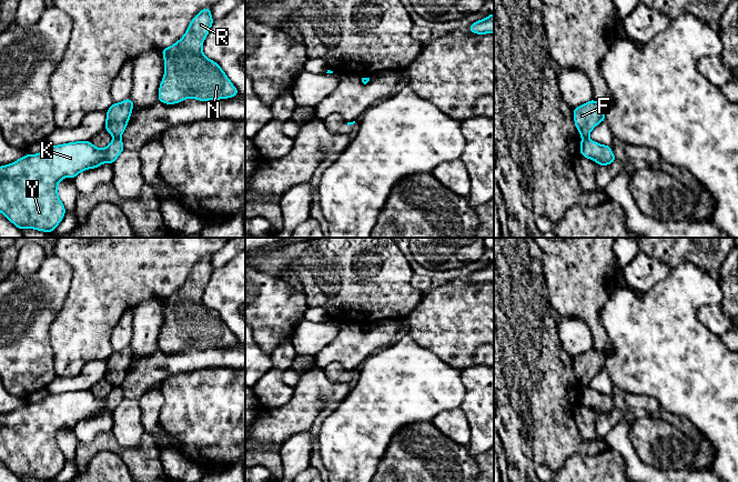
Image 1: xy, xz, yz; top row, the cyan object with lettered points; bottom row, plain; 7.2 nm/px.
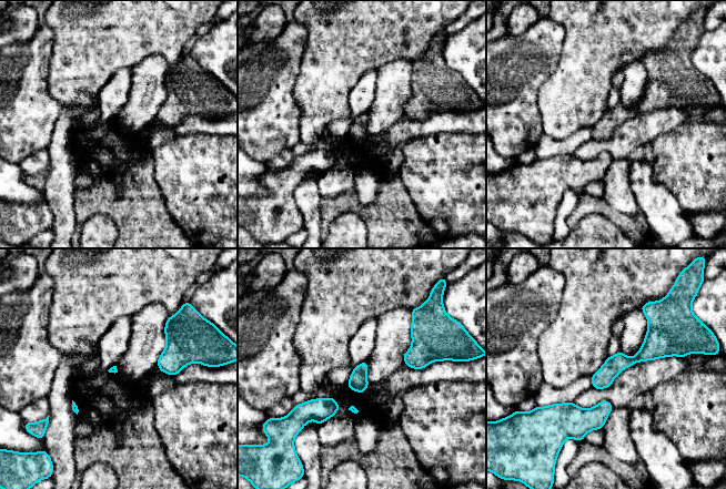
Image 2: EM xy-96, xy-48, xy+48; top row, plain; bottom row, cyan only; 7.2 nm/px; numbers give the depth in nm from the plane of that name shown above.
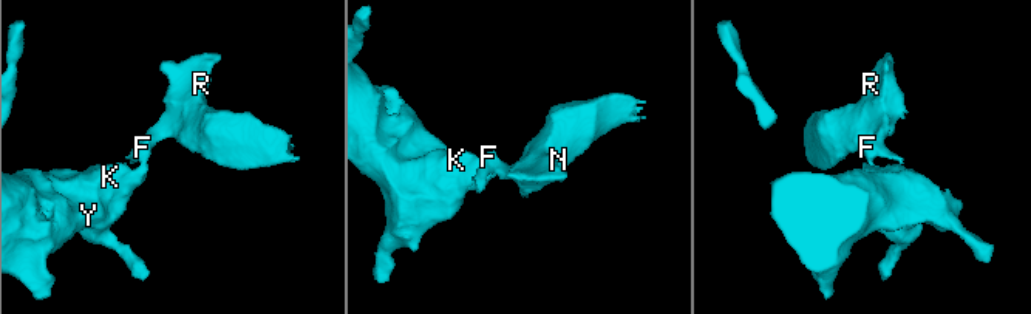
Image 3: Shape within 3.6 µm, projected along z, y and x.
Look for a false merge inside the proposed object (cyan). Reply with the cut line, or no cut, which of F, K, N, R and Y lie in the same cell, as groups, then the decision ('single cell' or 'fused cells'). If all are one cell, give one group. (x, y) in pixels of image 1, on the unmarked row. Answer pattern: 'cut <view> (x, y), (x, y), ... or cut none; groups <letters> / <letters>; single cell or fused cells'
cut xy (114, 385), (119, 387); groups F N R / K Y; fused cells

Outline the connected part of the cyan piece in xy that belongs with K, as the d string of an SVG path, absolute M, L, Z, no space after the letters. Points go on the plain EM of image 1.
M113 386L102 399L90 390L78 390L50 394L39 403L27 402L13 412L0 415L0 461L19 479L32 476L52 482L65 462L64 454L58 445L58 432L64 425L74 428L78 422L98 416L104 411L112 413L123 398L120 386Z

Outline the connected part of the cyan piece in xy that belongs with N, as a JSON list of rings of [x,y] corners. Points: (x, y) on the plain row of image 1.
[[[211,257],[201,259],[175,293],[160,299],[164,304],[160,351],[173,353],[189,347],[206,350],[239,343],[221,315],[202,301],[203,289],[213,270]]]

